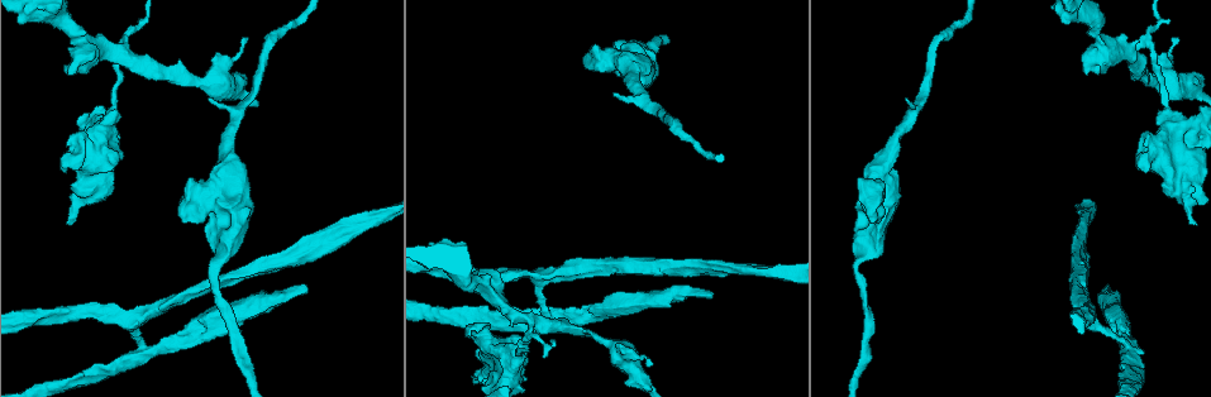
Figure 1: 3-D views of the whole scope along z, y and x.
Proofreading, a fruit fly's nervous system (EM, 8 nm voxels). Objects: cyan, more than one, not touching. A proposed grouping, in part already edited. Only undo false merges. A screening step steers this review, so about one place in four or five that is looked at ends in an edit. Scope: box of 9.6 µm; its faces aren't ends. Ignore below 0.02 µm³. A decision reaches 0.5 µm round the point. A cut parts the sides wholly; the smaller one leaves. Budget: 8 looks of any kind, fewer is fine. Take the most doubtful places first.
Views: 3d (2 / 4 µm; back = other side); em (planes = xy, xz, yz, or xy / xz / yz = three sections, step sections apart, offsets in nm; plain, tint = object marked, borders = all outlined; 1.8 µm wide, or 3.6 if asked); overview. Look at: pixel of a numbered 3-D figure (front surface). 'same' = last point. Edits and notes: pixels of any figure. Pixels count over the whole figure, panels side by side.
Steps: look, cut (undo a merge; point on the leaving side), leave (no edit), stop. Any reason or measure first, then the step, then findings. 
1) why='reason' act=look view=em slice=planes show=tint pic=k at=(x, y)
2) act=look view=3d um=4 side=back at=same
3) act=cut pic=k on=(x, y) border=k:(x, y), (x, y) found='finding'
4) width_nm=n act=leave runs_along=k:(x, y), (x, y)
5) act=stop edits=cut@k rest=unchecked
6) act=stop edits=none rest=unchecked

act=look view=em slice=yz step=4 show=tint pic=1 at=(539, 281)

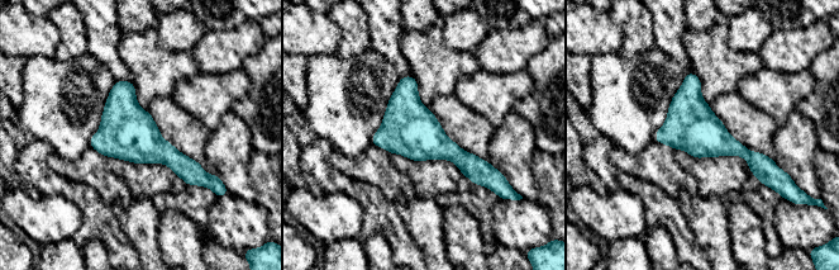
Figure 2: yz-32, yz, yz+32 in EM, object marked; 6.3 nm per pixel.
act=look view=em slice=planes show=tint at=same

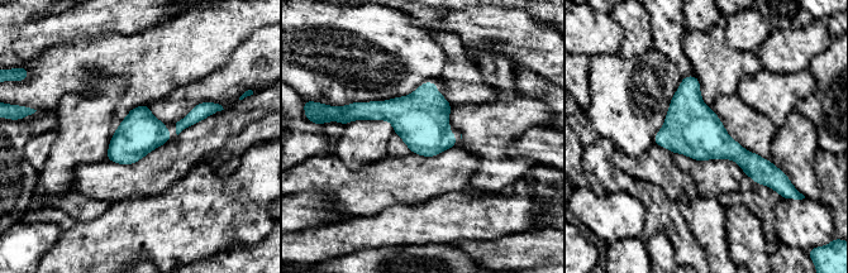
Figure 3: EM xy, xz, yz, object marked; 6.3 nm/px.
act=leave found='one neuron here'

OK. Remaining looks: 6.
why='thick turns thin' act=look view=em slice=planes show=borders pic=1 at=(115, 94)

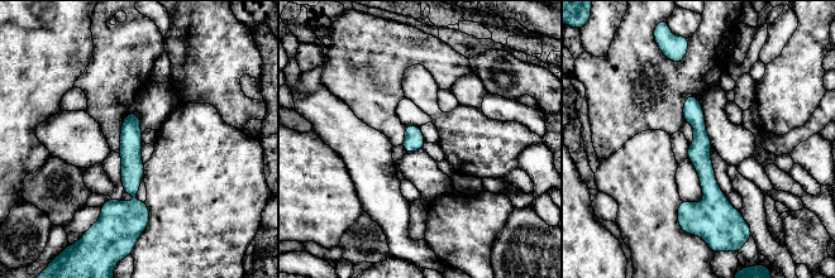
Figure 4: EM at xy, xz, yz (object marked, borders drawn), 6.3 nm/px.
act=leave runs_along=4:(690, 99), (709, 183), (697, 217) found='one neuron here'

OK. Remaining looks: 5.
why='calibre changes' act=look view=em um=3.6 slice=xy step=16 show=tint pic=1 at=(612, 60)

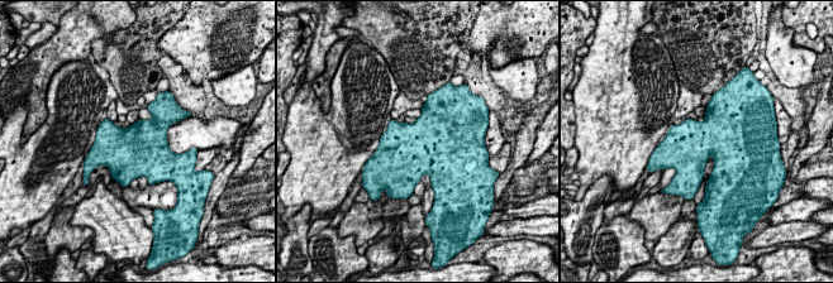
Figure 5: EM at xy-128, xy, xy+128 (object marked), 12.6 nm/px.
act=look view=em um=3.6 slice=xz step=8 show=borders at=same

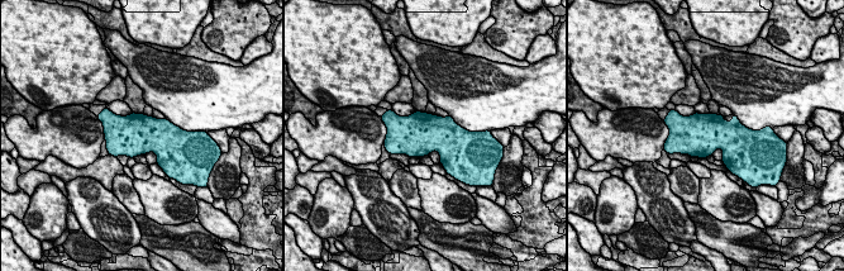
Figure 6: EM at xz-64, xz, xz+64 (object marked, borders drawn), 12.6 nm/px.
act=leave found='all the same neuron'

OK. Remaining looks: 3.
act=stop edits=none rest=unchecked

